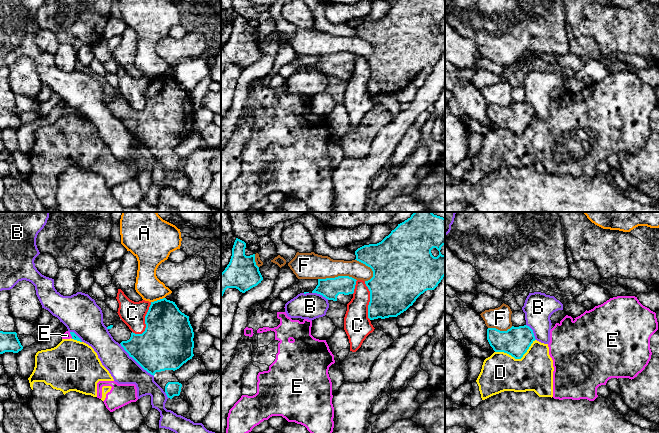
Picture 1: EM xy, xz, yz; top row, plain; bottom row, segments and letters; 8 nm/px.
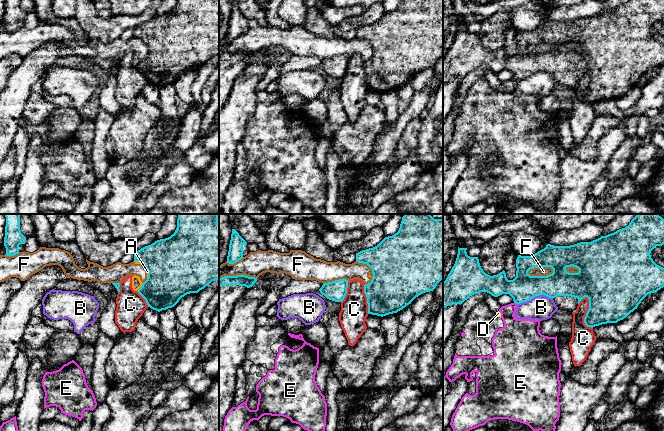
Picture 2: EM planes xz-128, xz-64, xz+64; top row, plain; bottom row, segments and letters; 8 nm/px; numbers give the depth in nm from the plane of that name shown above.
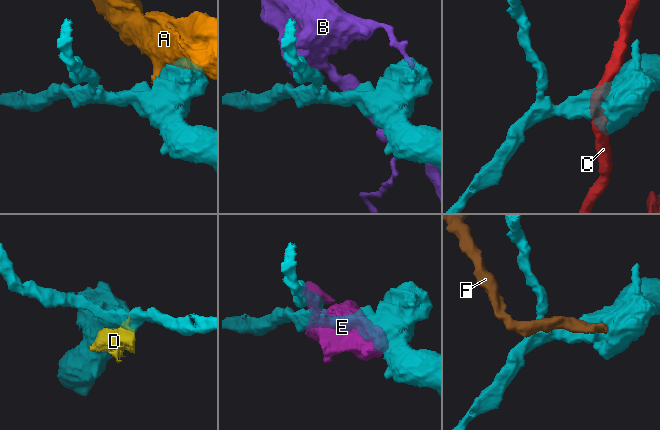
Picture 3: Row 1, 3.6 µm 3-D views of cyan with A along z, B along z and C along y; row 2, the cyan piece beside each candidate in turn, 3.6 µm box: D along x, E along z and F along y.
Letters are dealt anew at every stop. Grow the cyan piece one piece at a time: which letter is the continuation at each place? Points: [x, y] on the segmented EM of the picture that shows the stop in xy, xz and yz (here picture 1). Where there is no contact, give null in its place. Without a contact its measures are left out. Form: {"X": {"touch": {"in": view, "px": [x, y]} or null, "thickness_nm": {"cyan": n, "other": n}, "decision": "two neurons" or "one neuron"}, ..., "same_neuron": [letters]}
{"A": {"touch": {"in": "xy", "px": [157, 300]}, "thickness_nm": {"cyan": 360, "other": 200}, "decision": "two neurons"}, "B": {"touch": {"in": "xy", "px": [135, 360]}, "thickness_nm": {"cyan": 380, "other": 220}, "decision": "two neurons"}, "C": {"touch": {"in": "xy", "px": [145, 322]}, "thickness_nm": {"cyan": 420, "other": 190}, "decision": "two neurons"}, "D": {"touch": {"in": "yz", "px": [517, 358]}, "thickness_nm": {"cyan": 220, "other": 320}, "decision": "two neurons"}, "E": {"touch": {"in": "xy", "px": [71, 335]}, "thickness_nm": {"cyan": 50, "other": 60}, "decision": "two neurons"}, "F": {"touch": {"in": "xz", "px": [337, 277]}, "thickness_nm": {"cyan": 170, "other": 200}, "decision": "two neurons"}, "same_neuron": []}

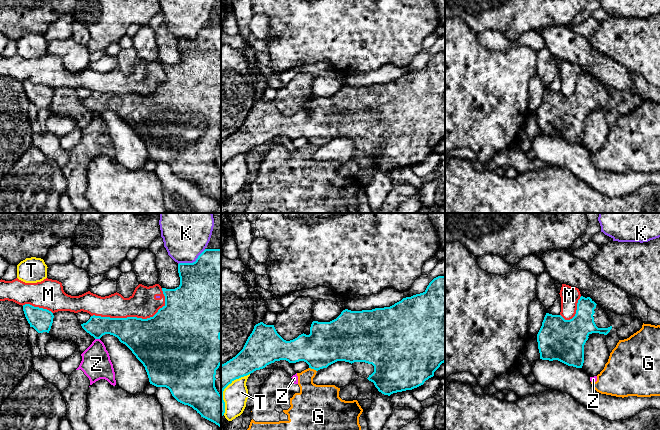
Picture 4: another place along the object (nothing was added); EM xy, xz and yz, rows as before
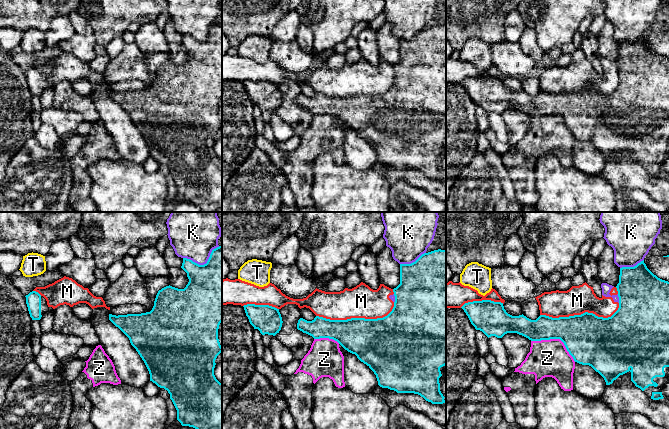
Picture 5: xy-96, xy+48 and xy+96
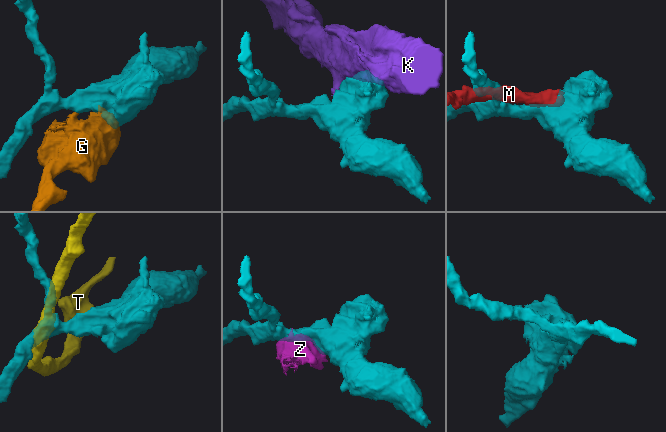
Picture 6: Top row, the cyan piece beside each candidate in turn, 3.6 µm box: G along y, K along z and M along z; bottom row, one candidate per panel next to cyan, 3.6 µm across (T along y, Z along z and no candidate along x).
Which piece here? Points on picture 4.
{"G": {"touch": {"in": "xz", "px": [313, 368]}, "thickness_nm": {"cyan": 340, "other": 240}, "decision": "two neurons"}, "K": {"touch": {"in": "xy", "px": [193, 262]}, "thickness_nm": {"cyan": 500, "other": 400}, "decision": "two neurons"}, "M": {"touch": {"in": "xy", "px": [131, 317]}, "thickness_nm": {"cyan": 360, "other": 220}, "decision": "two neurons"}, "T": {"touch": {"in": "xz", "px": [224, 388]}, "thickness_nm": {"cyan": 190, "other": 200}, "decision": "two neurons"}, "Z": {"touch": {"in": "xy", "px": [97, 338]}, "thickness_nm": {"cyan": 200, "other": 240}, "decision": "two neurons"}, "same_neuron": []}

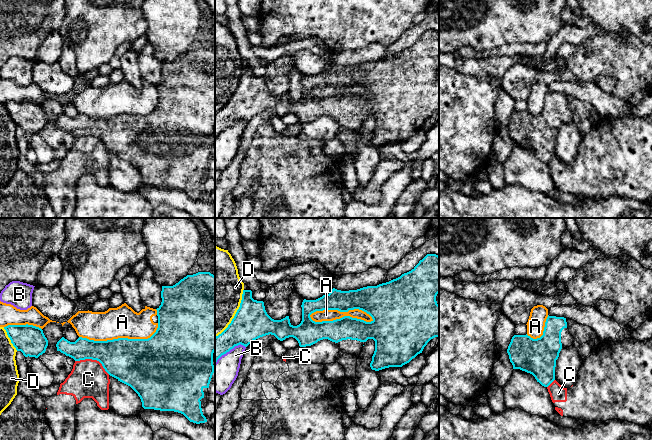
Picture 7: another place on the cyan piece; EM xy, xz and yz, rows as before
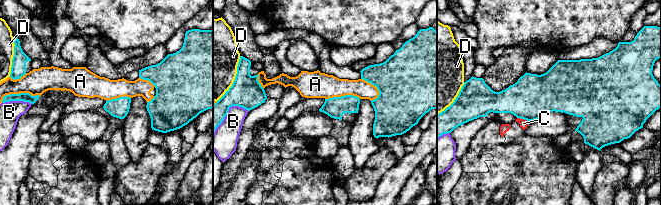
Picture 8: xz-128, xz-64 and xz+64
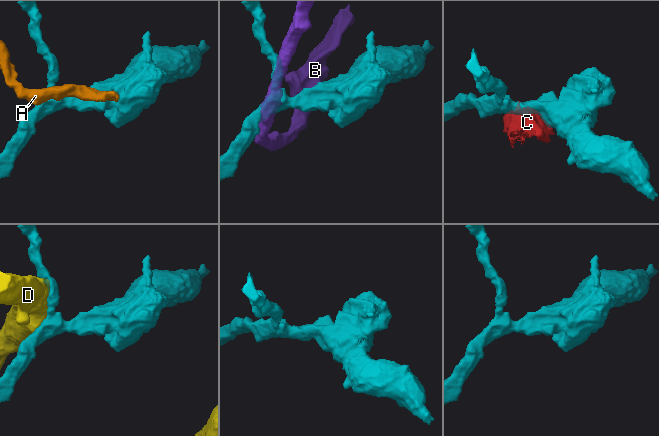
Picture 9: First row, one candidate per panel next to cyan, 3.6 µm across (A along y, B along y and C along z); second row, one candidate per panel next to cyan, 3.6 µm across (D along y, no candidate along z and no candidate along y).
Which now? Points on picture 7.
{"A": {"touch": {"in": "xz", "px": [341, 318]}, "thickness_nm": {"cyan": 190, "other": 100}, "decision": "two neurons"}, "B": {"touch": {"in": "xz", "px": [229, 350]}, "thickness_nm": {"cyan": 260, "other": 240}, "decision": "two neurons"}, "C": {"touch": {"in": "xy", "px": [93, 359]}, "thickness_nm": {"cyan": 340, "other": 300}, "decision": "two neurons"}, "D": {"touch": {"in": "xz", "px": [235, 314]}, "thickness_nm": {"cyan": 280, "other": 440}, "decision": "two neurons"}, "same_neuron": []}

